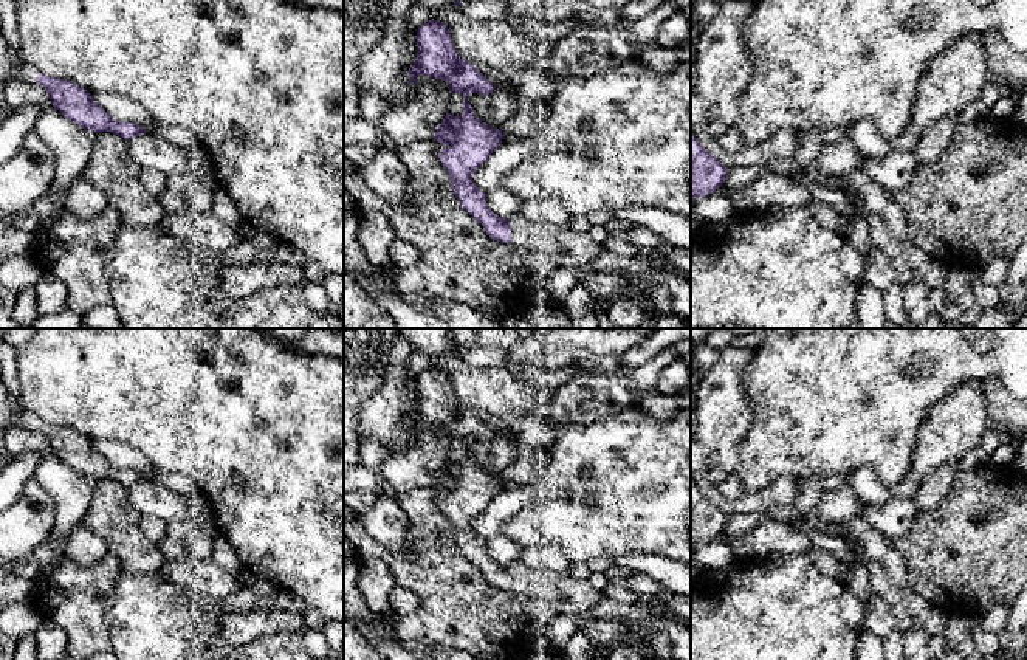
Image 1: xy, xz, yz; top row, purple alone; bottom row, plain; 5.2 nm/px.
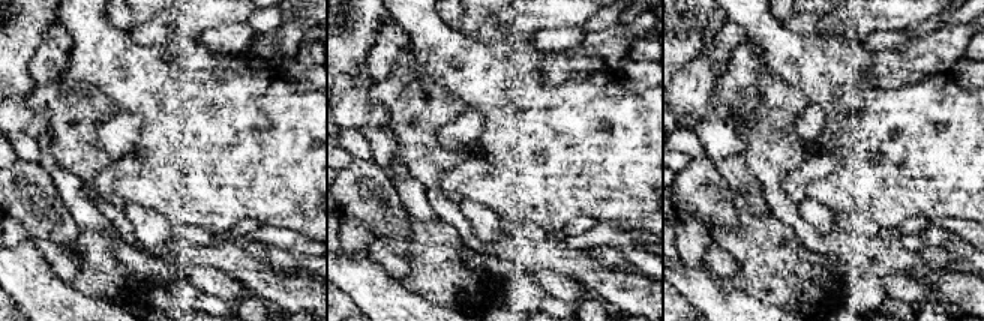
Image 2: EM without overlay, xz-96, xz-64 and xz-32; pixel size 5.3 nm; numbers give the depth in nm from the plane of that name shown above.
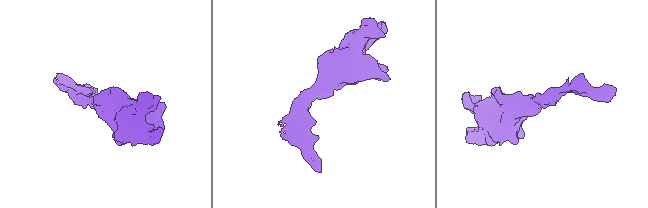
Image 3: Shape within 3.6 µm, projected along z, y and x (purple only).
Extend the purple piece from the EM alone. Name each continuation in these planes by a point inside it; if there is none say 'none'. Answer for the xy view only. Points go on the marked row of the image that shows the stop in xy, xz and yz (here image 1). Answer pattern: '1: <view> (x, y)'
1: xy (11, 67)

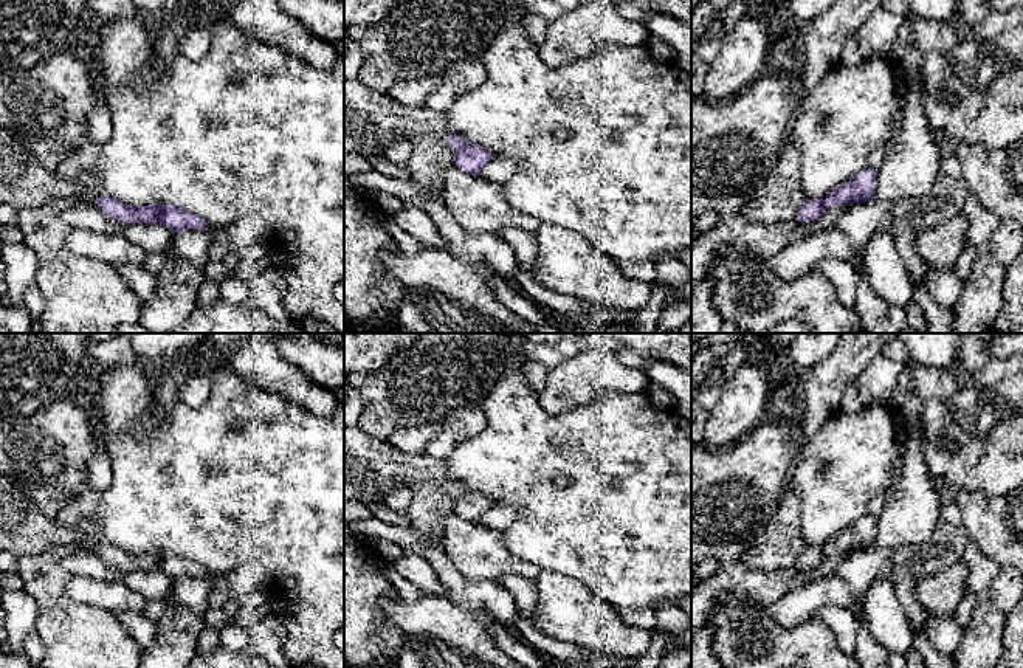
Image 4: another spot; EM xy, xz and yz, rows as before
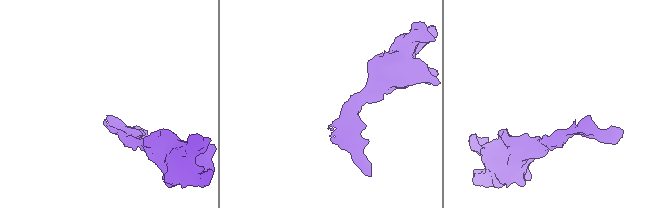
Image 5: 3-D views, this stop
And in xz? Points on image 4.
1: xz (372, 120)

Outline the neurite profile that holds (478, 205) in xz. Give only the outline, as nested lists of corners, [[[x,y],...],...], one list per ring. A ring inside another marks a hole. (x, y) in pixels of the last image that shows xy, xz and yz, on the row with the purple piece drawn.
[[[451,166],[443,175],[446,208],[454,222],[473,234],[498,234],[504,228],[535,232],[541,222],[512,208],[501,183],[470,175]]]

